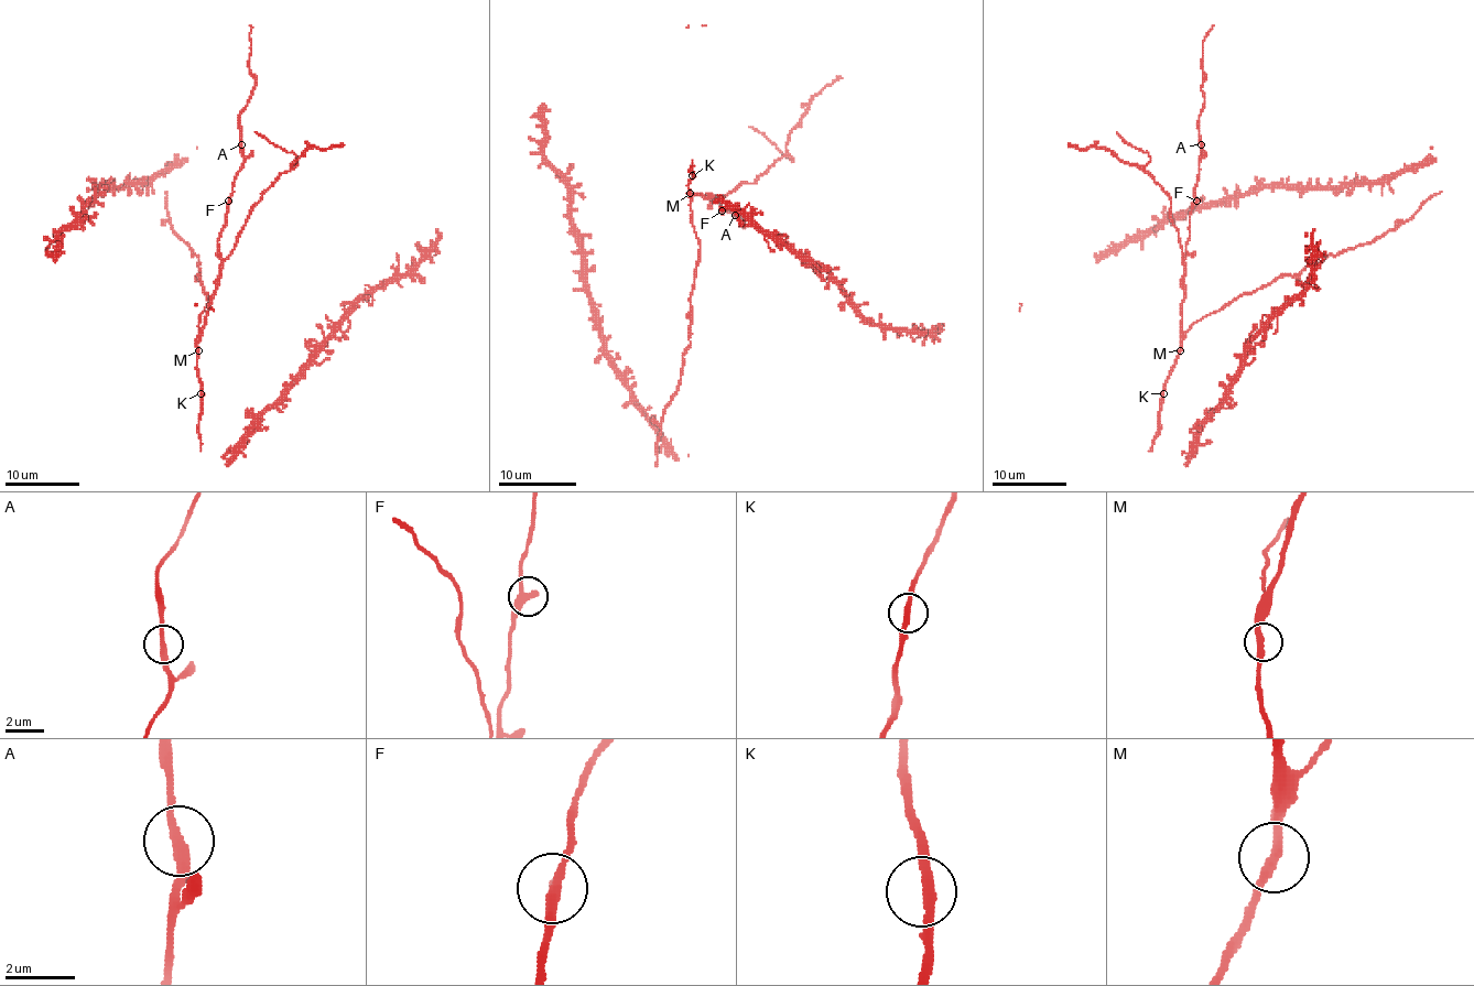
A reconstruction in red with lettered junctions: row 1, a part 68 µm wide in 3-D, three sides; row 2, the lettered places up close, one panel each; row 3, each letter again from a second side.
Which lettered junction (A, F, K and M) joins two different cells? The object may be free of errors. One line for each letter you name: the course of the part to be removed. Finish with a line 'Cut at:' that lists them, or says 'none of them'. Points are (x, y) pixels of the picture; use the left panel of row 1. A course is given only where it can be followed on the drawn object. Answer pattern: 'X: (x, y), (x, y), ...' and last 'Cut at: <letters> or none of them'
Cut at: none of them

